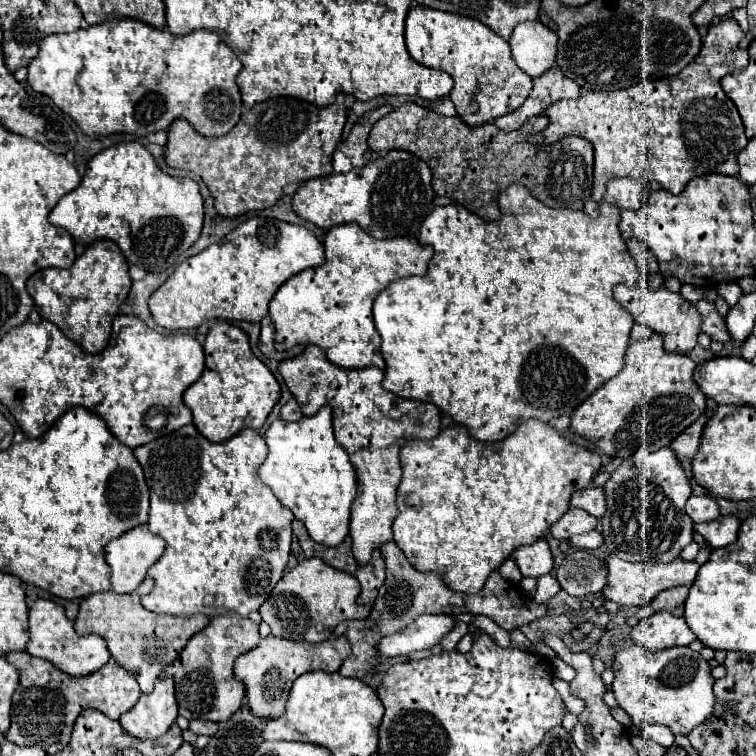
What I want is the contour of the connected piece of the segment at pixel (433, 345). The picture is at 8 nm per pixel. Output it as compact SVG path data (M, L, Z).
M510 185L506 191L500 193L498 207L502 211L502 217L492 223L482 223L462 205L434 207L434 211L424 219L418 235L420 243L434 247L428 273L424 277L404 277L390 283L374 301L374 323L376 331L382 337L382 357L386 361L386 377L382 381L382 387L402 399L434 403L442 413L450 415L454 423L464 425L474 439L490 443L502 441L506 435L514 433L516 427L526 419L550 421L560 415L570 415L600 385L604 385L624 367L624 353L628 347L628 335L634 325L634 319L630 319L630 315L614 301L612 289L618 283L634 287L640 277L638 265L628 253L628 247L618 231L620 209L610 203L602 203L600 215L592 219L584 211L550 209L538 199L534 199L526 187Z

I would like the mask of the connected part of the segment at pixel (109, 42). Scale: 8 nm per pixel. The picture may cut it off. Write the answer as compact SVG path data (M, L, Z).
M114 19L74 33L46 35L38 55L28 65L26 83L34 91L48 95L86 135L130 133L146 137L156 131L168 131L172 121L182 117L200 135L222 137L242 115L242 99L234 81L240 69L242 63L236 53L214 31L200 29L178 37L166 29L154 29L136 19Z

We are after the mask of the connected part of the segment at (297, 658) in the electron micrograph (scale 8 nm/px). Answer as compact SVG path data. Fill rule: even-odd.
M268 635L266 639L260 639L260 643L244 653L242 657L236 659L234 665L234 675L238 681L244 683L246 687L246 699L250 711L262 719L278 719L284 715L284 707L290 695L290 687L296 681L296 677L320 669L320 671L338 671L344 659L352 655L350 643L344 637L330 639L322 645L310 645L310 643L300 643L300 641L290 641L282 637L272 637Z

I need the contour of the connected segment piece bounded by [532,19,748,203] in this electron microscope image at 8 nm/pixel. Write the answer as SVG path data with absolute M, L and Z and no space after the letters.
M722 19L708 27L708 35L704 37L698 57L694 59L694 63L690 63L690 67L686 67L686 71L674 75L674 79L662 79L662 83L638 83L630 89L608 91L608 93L584 91L578 99L552 103L546 109L550 125L542 133L532 135L534 137L532 143L556 143L558 139L568 135L578 135L588 139L594 145L592 199L598 203L606 193L606 183L616 177L656 181L674 195L682 193L686 183L698 175L718 173L718 175L738 177L736 155L746 147L748 141L744 135L744 125L738 115L738 109L730 99L726 99L726 93L720 87L720 79L728 73L746 67L748 51L740 47L742 39L744 39L744 31L740 29L740 25L734 19Z

